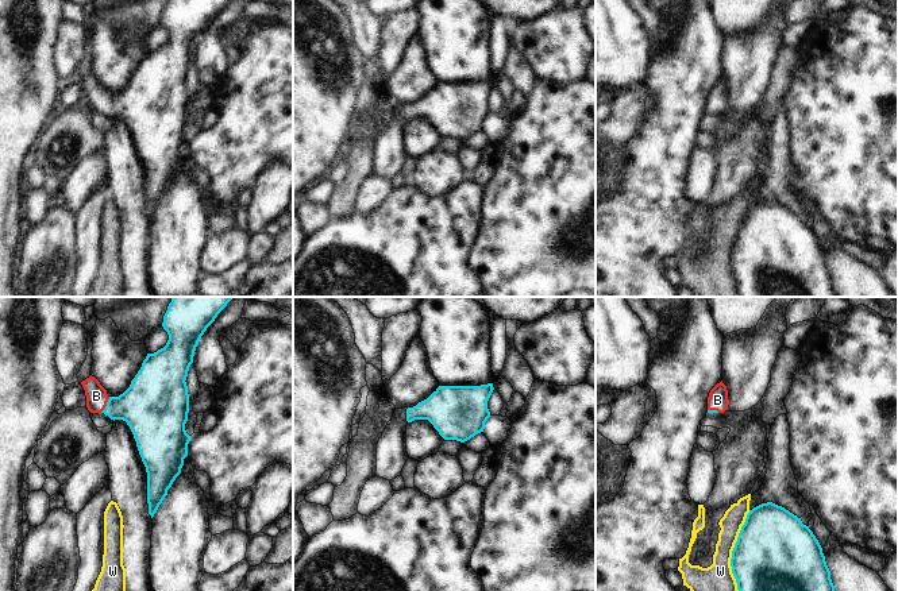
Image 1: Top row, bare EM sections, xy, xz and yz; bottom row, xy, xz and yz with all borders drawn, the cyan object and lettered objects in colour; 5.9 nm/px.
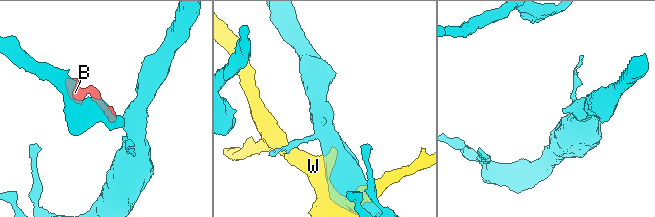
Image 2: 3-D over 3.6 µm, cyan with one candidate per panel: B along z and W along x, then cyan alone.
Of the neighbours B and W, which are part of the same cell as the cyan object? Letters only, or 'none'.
B

